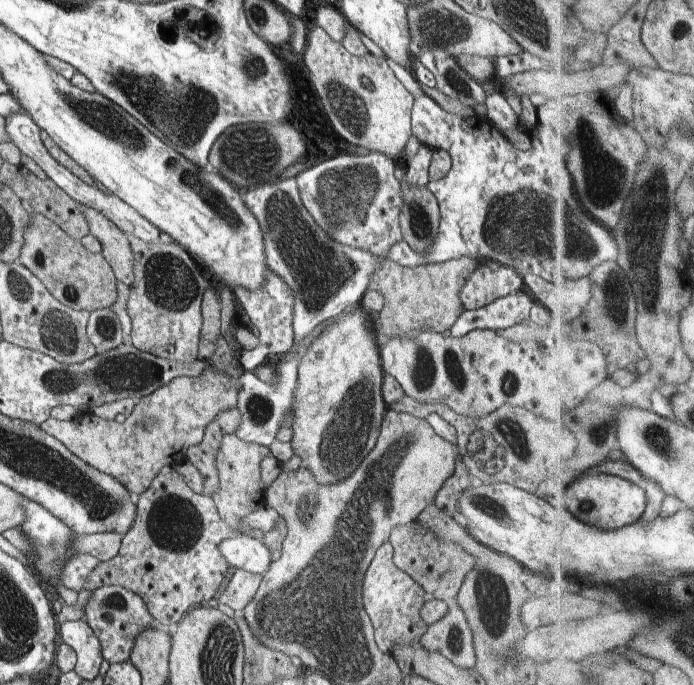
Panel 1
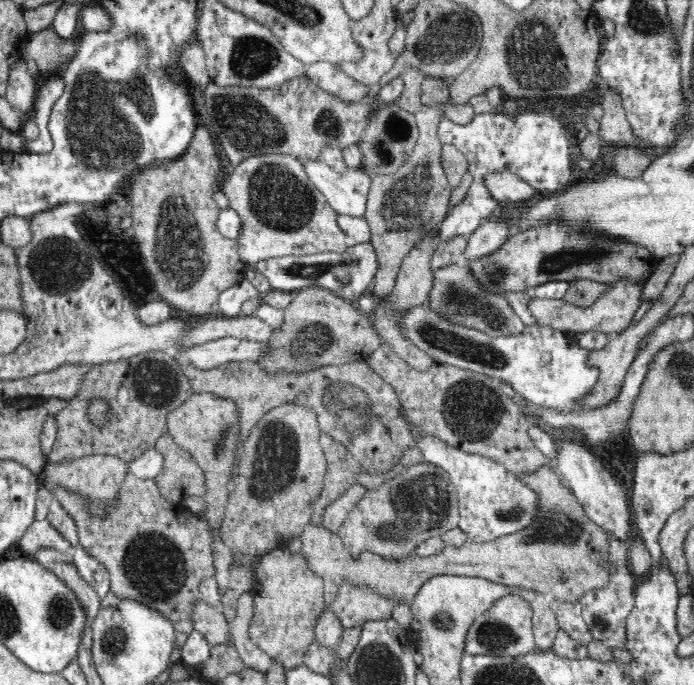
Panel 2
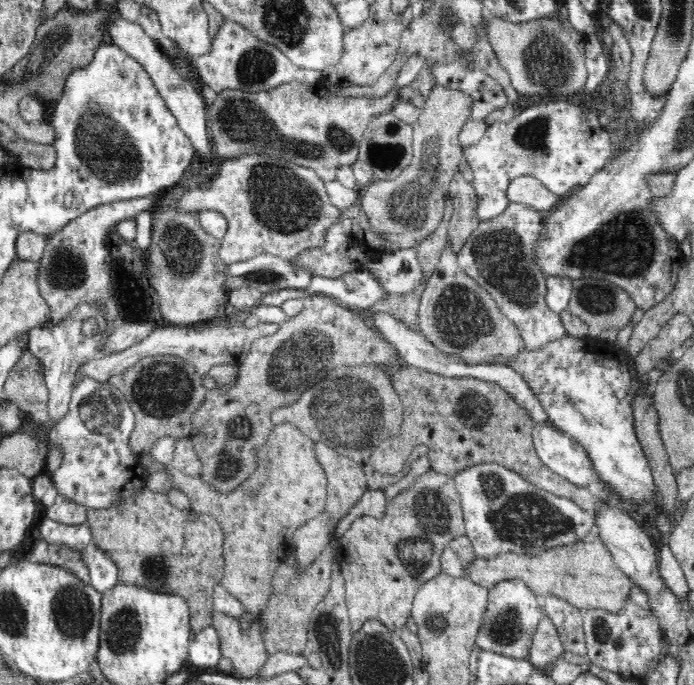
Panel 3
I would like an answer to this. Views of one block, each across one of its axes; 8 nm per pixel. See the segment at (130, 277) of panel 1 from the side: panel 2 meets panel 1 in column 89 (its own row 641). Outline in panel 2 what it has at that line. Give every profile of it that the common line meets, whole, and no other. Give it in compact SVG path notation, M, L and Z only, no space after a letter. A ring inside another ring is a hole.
M200 600L192 607L191 621L194 622L193 630L200 632L210 646L234 643L229 622L220 607L209 606Z

